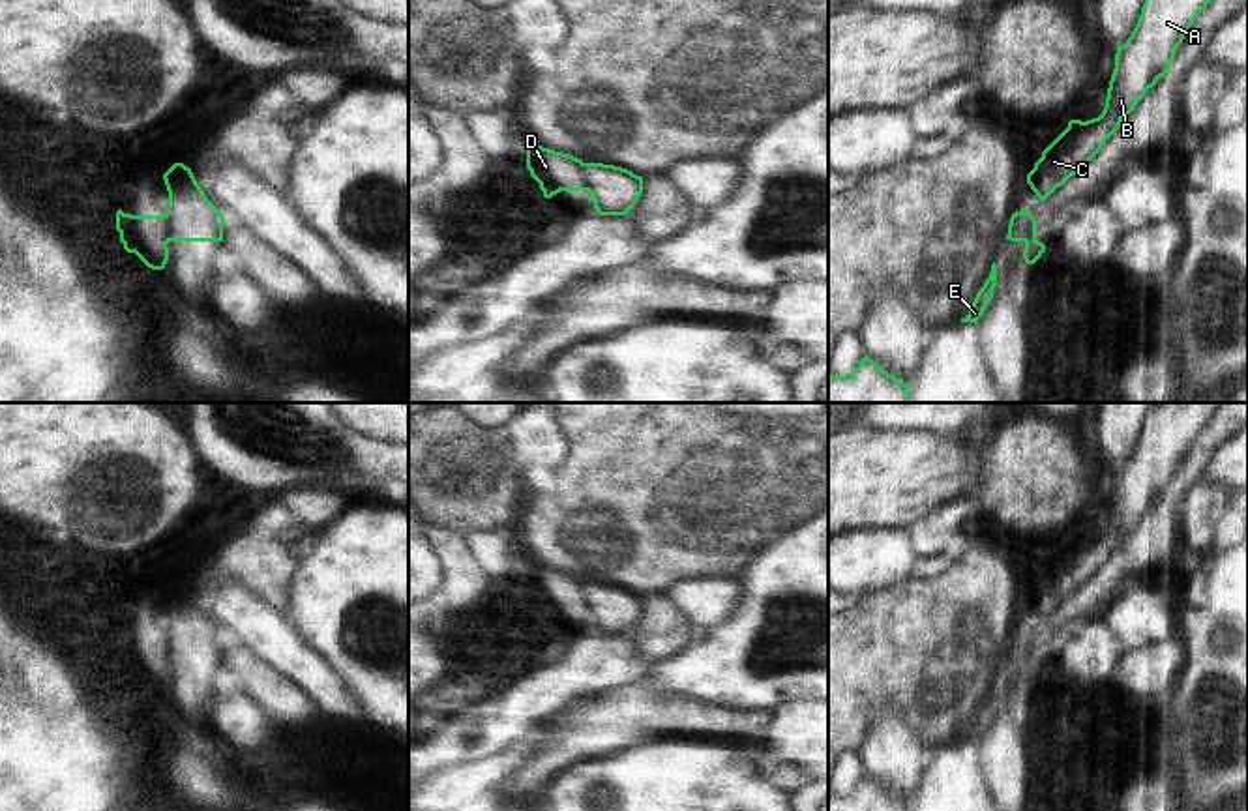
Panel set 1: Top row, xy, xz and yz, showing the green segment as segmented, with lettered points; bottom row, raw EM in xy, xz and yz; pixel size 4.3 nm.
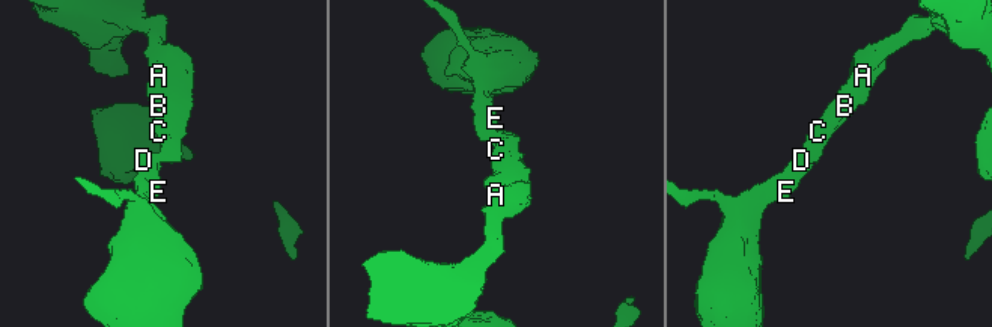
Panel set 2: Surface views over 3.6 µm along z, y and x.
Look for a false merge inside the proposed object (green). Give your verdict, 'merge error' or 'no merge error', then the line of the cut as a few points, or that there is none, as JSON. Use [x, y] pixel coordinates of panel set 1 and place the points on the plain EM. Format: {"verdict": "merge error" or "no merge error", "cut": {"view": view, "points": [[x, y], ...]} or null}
{"verdict": "merge error", "cut": {"view": "xz", "points": [[581, 583], [581, 600], [587, 609]]}}

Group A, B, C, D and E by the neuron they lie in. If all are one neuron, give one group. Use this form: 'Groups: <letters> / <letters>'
Groups: A B C / D E

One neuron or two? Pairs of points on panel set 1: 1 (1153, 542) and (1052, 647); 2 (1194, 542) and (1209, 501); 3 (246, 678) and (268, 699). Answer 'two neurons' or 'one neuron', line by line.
1: one neuron
2: one neuron
3: one neuron

